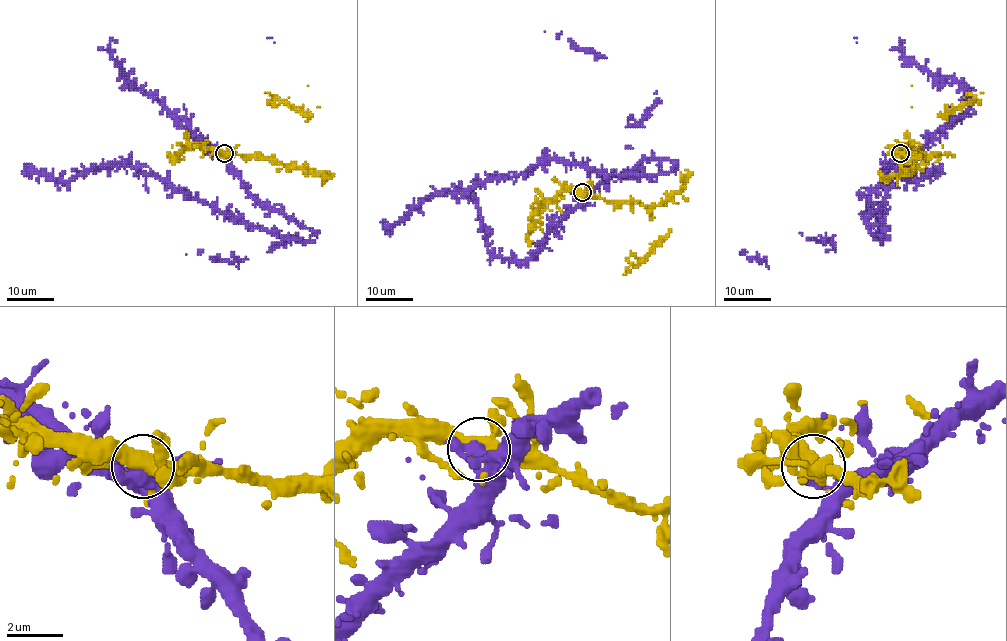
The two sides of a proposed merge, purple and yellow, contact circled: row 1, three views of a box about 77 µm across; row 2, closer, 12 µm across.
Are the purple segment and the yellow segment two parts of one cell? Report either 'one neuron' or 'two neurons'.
one neuron

